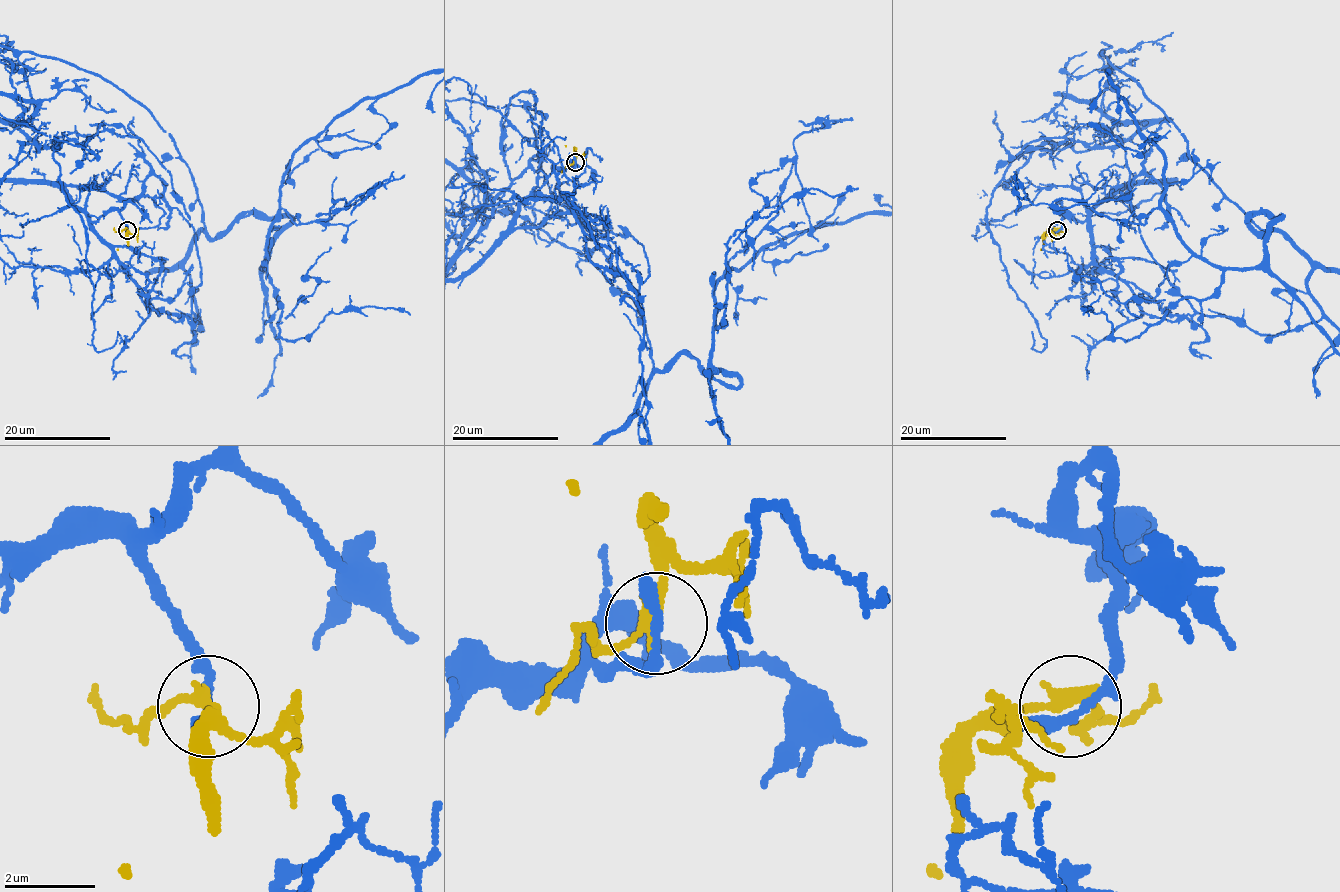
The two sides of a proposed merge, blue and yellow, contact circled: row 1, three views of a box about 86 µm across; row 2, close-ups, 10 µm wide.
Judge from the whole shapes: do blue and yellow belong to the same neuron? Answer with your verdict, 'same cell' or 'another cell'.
same cell

